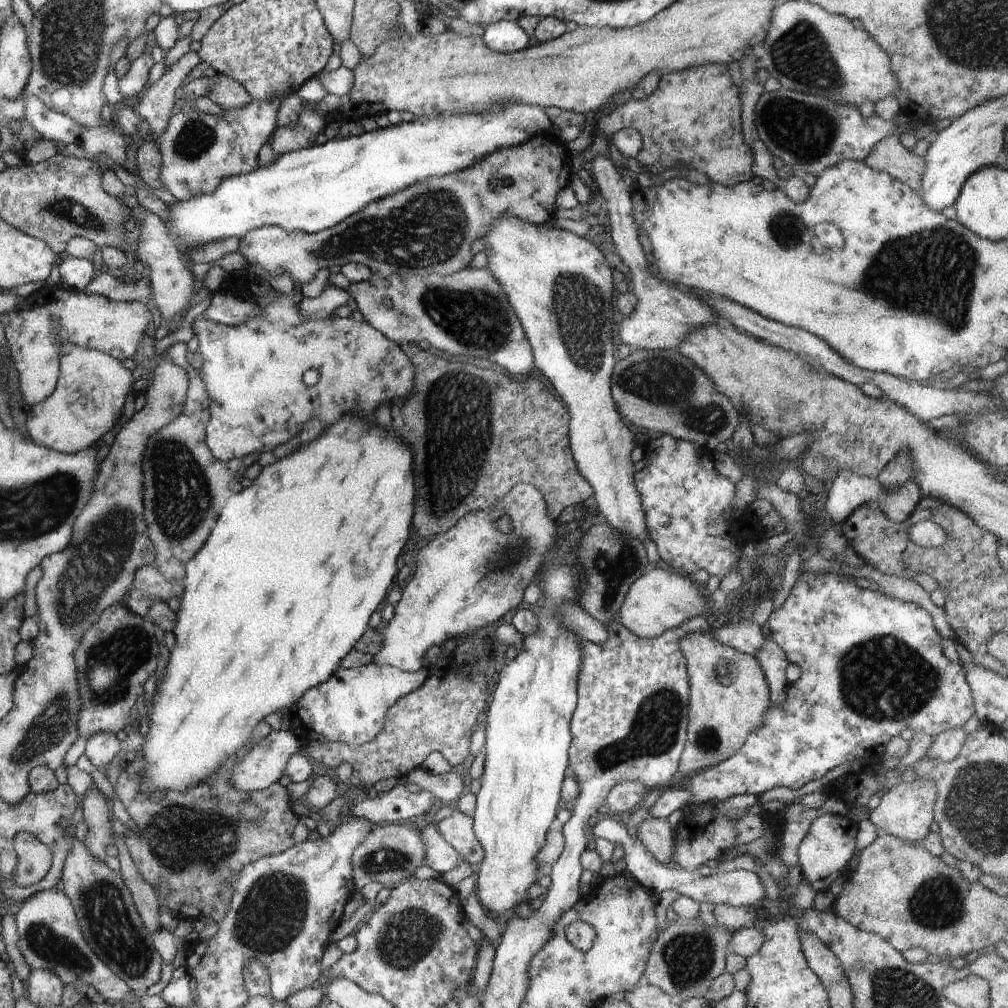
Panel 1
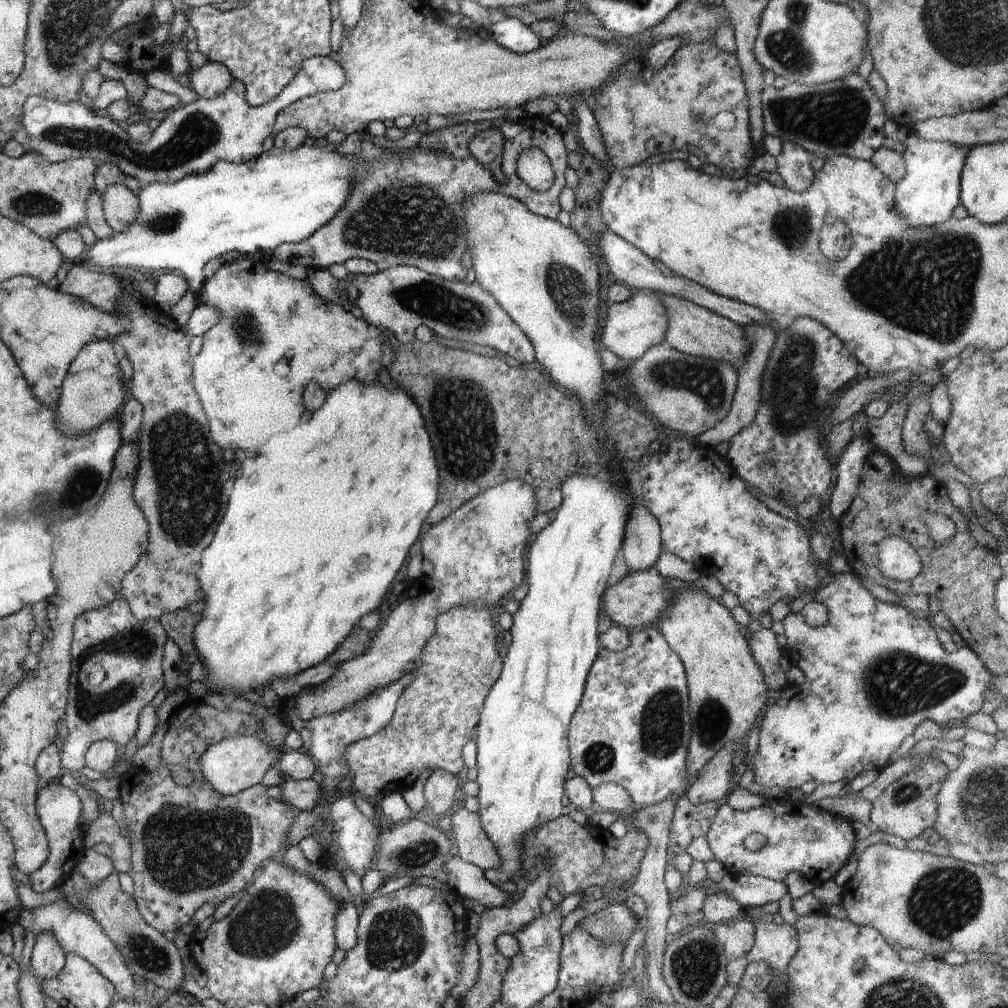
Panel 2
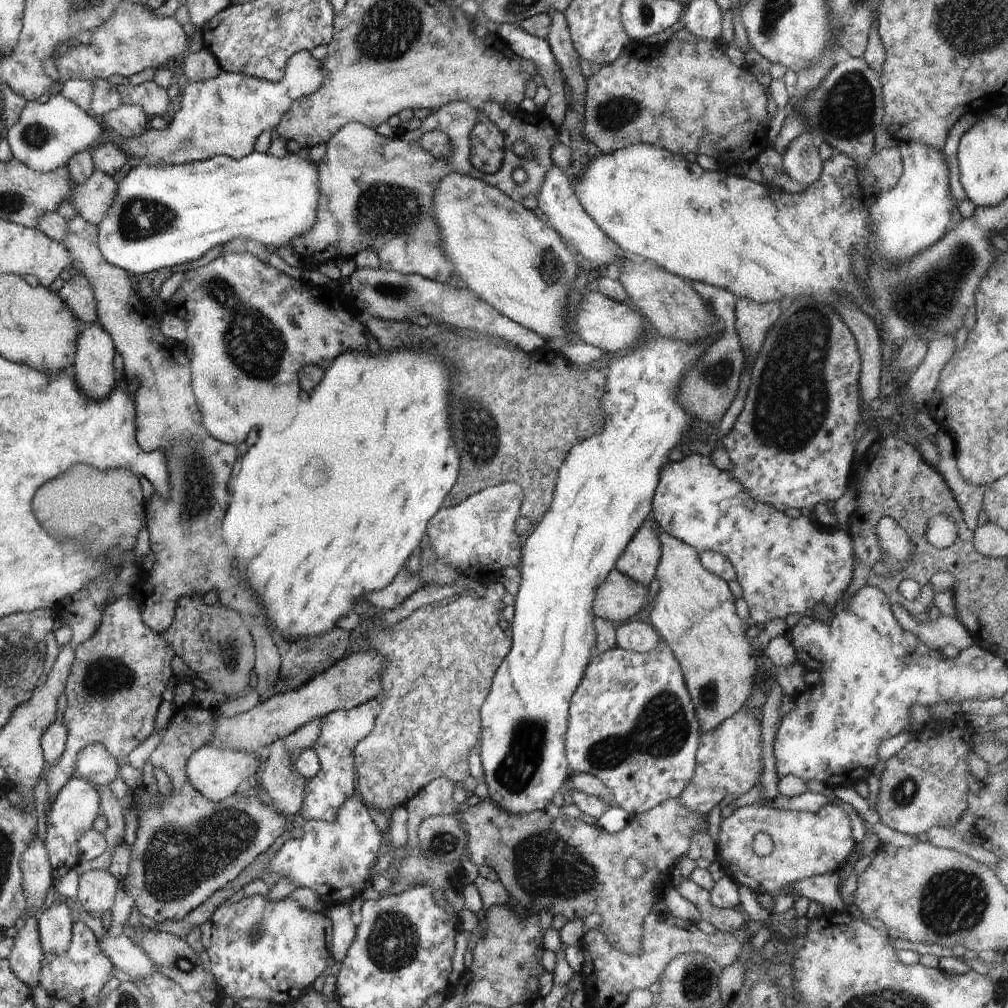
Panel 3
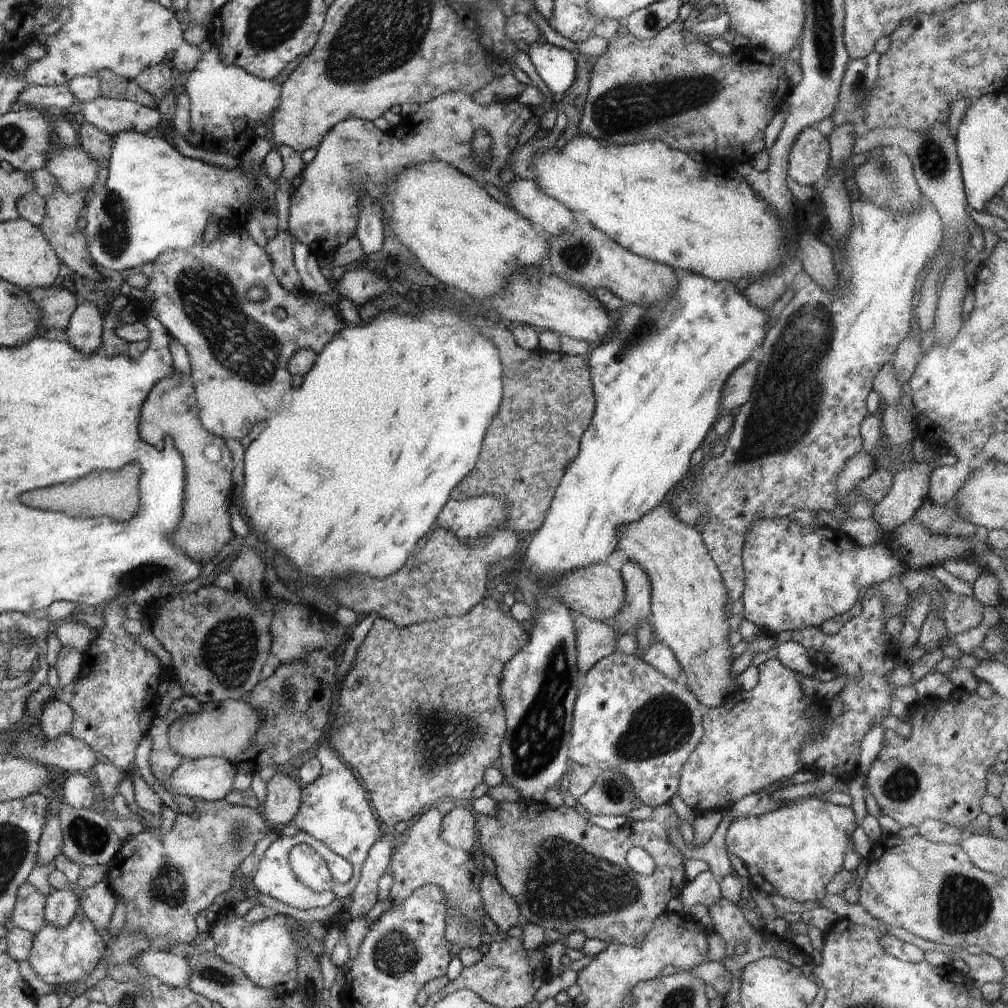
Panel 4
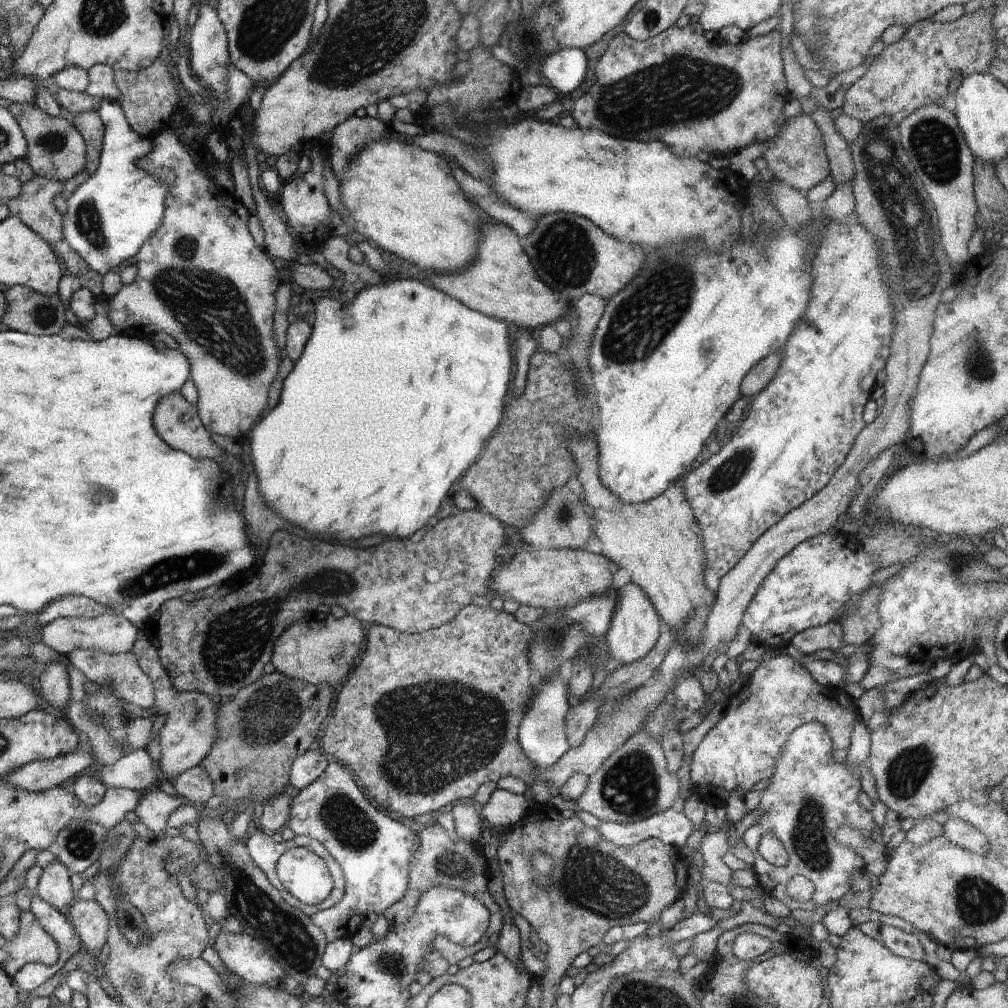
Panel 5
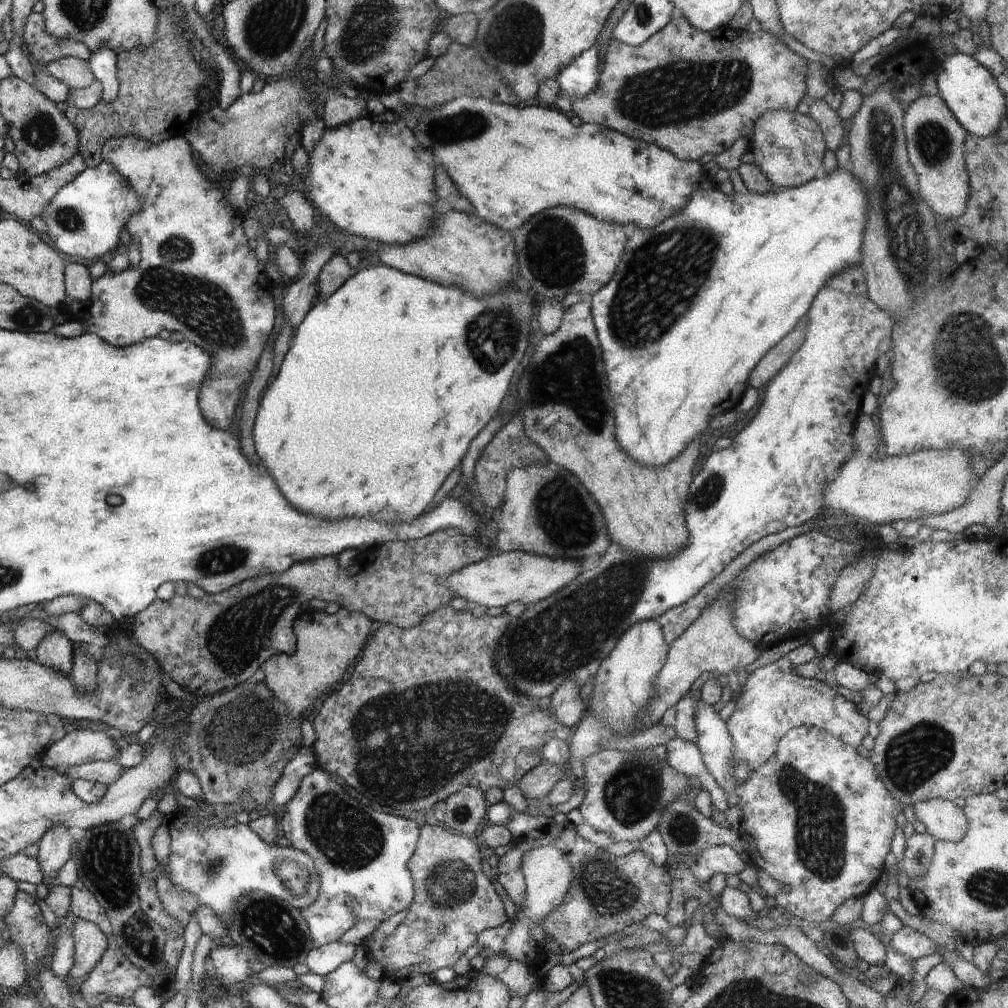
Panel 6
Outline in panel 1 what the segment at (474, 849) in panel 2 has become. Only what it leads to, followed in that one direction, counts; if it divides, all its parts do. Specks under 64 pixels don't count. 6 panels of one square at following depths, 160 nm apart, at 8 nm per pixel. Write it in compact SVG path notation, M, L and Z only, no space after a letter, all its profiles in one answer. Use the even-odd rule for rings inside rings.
M455 810L454 814L435 822L435 827L464 861L473 867L481 863L483 848L473 831L473 817Z

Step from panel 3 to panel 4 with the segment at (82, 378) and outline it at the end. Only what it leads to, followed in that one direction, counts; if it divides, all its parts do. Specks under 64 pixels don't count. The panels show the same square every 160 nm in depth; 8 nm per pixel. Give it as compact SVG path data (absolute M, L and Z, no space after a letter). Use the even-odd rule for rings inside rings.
M80 300L66 329L67 342L82 354L91 355L102 350L103 317L96 305Z

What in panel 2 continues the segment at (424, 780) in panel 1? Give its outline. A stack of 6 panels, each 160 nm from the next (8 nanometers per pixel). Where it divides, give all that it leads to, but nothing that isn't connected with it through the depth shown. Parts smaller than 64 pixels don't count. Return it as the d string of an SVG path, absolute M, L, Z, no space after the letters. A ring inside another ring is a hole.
M436 769L426 780L423 794L429 814L438 814L444 817L450 815L458 806L454 794L461 785L455 774L444 769Z

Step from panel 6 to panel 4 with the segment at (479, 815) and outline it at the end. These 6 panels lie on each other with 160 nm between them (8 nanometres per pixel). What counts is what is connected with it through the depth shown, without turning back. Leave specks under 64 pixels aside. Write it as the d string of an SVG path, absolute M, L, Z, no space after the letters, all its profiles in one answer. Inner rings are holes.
M458 804L441 820L441 839L450 846L467 853L478 838L475 830L475 818L468 804Z

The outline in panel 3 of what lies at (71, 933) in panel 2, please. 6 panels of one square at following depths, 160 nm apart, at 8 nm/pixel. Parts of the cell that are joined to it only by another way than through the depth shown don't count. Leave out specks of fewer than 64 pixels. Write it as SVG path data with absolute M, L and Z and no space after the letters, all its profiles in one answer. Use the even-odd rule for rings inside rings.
M107 930L102 938L97 939L100 952L112 963L114 968L130 976L145 977L153 973L155 966L142 949L124 934Z

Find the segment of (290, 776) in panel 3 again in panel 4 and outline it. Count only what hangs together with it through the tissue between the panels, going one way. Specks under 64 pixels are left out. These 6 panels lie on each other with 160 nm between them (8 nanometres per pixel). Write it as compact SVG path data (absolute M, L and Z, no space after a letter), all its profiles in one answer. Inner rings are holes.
M277 772L267 782L267 796L261 812L274 829L293 824L301 803L303 785L286 773Z

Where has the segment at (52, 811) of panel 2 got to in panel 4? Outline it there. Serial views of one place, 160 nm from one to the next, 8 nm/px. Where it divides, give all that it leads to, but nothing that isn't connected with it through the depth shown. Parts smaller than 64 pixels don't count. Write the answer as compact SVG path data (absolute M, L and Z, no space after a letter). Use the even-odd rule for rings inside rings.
M72 773L61 786L61 792L68 806L75 809L93 809L95 795L100 791L84 774Z

